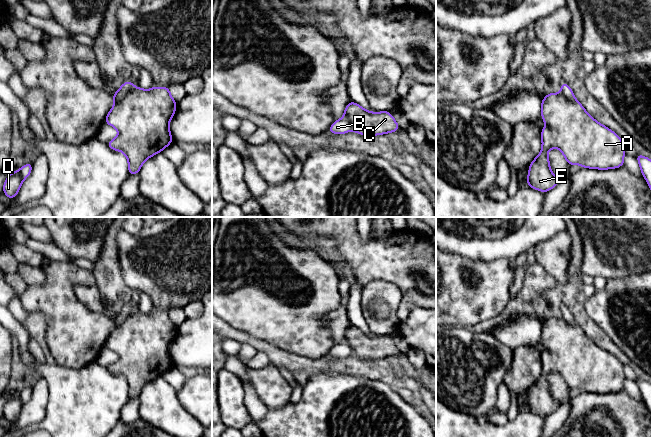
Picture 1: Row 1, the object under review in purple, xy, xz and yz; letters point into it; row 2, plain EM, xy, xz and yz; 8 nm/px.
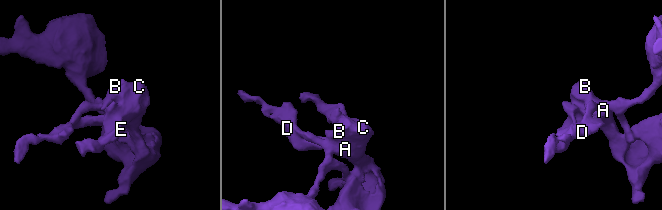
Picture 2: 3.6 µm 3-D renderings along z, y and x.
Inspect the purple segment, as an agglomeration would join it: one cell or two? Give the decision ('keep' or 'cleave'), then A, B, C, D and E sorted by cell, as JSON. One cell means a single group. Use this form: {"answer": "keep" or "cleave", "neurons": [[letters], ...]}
{"answer": "cleave", "neurons": [["A", "C", "D", "E"], ["B"]]}

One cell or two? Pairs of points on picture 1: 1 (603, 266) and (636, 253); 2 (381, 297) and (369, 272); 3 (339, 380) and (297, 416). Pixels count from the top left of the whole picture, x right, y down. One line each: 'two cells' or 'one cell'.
1: one cell
2: two cells
3: one cell

